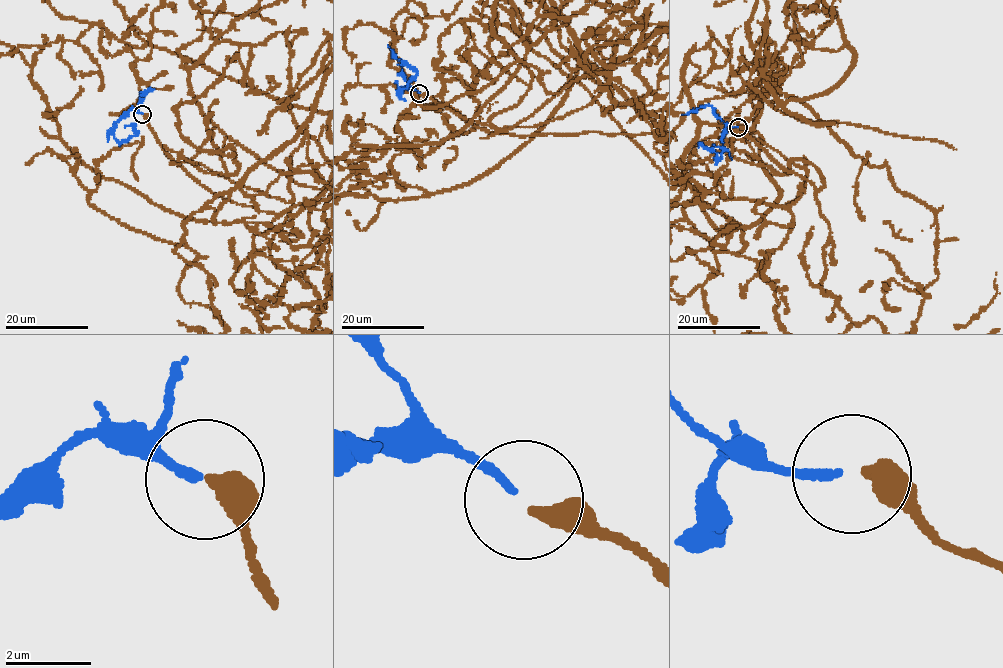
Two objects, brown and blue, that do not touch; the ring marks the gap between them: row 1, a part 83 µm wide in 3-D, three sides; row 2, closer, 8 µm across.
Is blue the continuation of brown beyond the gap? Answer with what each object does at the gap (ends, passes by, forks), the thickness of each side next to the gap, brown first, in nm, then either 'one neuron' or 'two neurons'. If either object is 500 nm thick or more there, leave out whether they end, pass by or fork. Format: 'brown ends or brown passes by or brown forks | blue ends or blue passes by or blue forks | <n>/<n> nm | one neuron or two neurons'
brown ends | blue ends | 420/180 nm | one neuron

